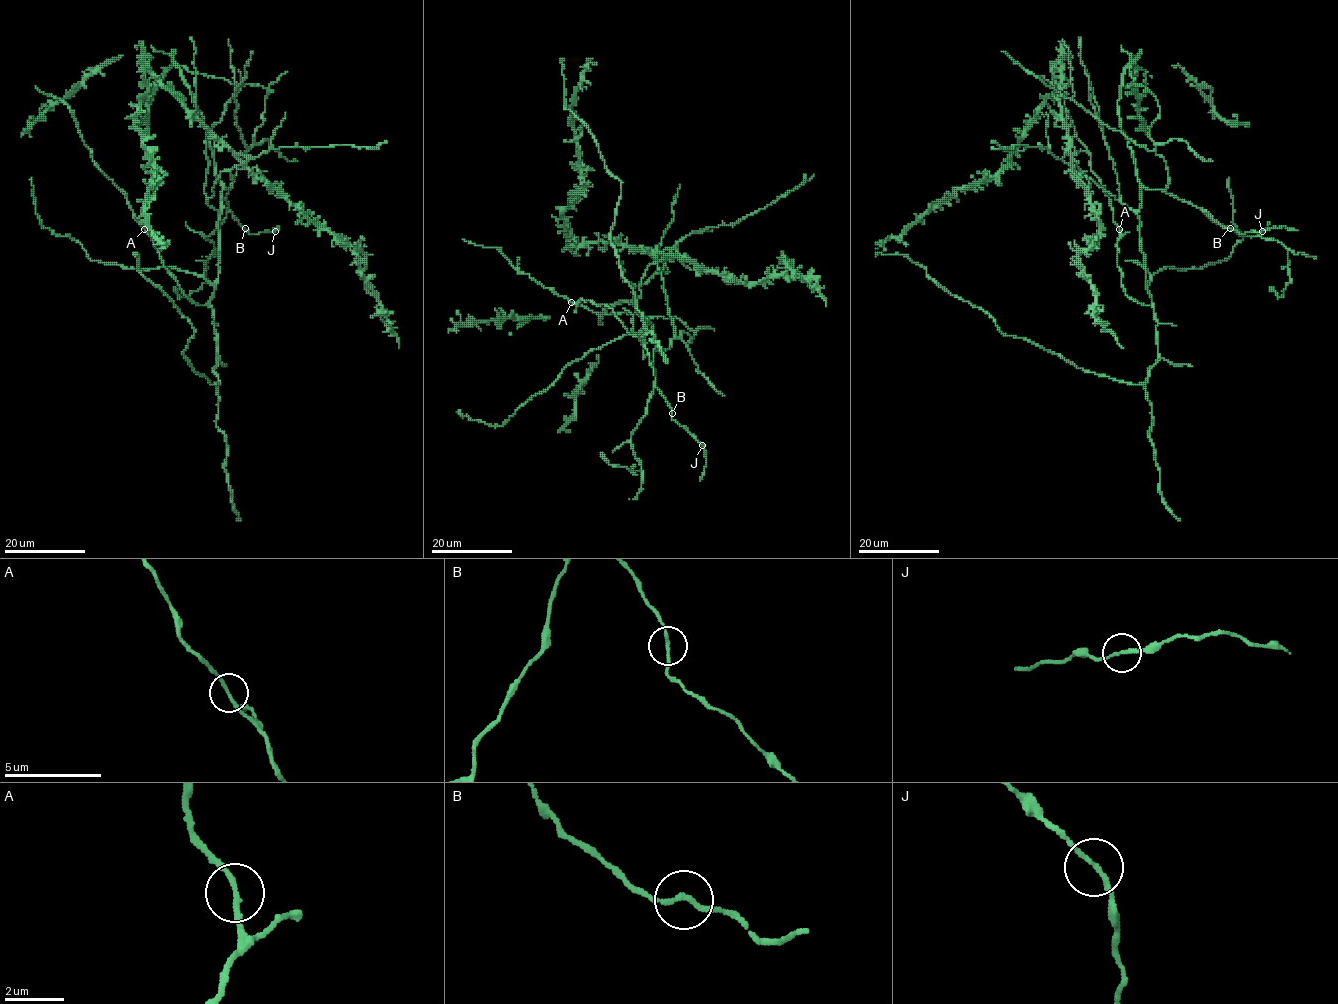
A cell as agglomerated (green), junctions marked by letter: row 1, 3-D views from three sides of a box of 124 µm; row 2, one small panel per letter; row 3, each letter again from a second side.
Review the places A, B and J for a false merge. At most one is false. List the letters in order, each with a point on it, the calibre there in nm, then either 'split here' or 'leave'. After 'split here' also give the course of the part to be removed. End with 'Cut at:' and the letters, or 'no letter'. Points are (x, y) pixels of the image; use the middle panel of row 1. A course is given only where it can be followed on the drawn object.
A: at (571, 302); 170 nm thick; leave
B: at (672, 413); 170 nm thick; leave
J: at (702, 445); 160 nm thick; leave
Cut at: no letter

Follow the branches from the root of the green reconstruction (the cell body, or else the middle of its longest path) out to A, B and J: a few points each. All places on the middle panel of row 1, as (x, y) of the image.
A: (646, 318), (647, 325), (639, 334), (629, 334), (606, 305), (596, 305), (590, 300), (572, 303)
B: (646, 318), (656, 339), (652, 360), (654, 386), (672, 412)
J: (646, 318), (656, 339), (652, 360), (654, 386), (665, 398), (672, 418), (702, 445)

